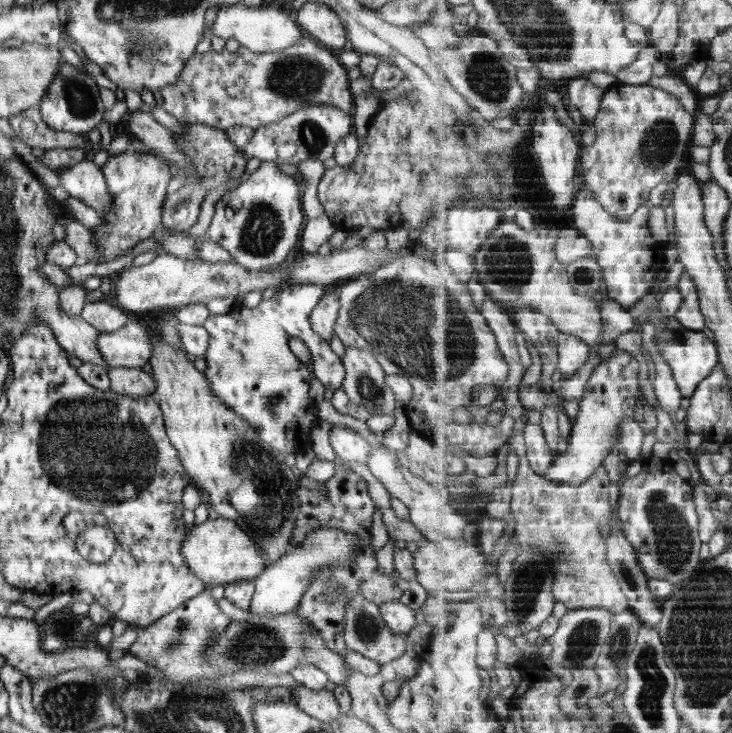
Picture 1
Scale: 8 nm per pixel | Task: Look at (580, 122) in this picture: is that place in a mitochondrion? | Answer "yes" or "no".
no

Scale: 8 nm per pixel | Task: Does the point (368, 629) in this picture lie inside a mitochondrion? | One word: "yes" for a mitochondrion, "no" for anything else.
yes

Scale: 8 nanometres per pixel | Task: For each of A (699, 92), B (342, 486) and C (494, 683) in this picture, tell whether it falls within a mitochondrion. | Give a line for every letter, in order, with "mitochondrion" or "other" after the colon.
A: other
B: other
C: other

